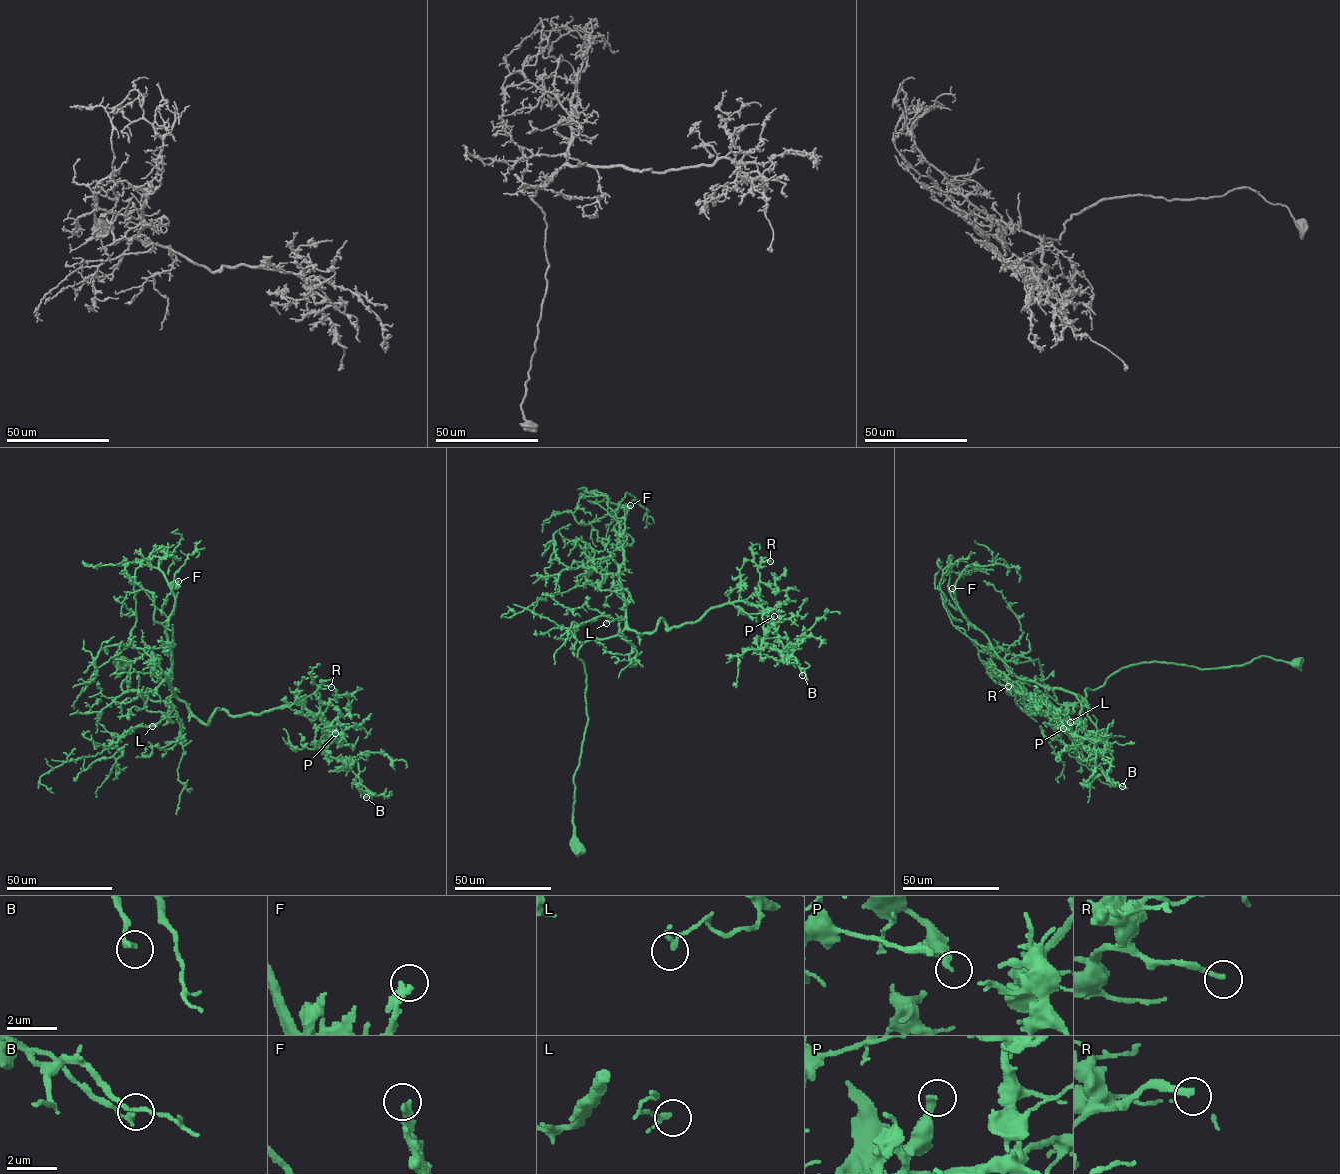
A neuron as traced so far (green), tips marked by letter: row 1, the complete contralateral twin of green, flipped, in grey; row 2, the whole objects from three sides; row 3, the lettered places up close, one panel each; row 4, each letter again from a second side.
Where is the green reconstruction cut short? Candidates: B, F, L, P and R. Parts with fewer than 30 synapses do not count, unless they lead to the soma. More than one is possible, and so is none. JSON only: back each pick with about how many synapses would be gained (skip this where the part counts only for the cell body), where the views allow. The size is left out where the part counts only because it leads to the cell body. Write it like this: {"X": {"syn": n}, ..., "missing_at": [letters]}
{"R": {"syn": 30}, "missing_at": ["R"]}

